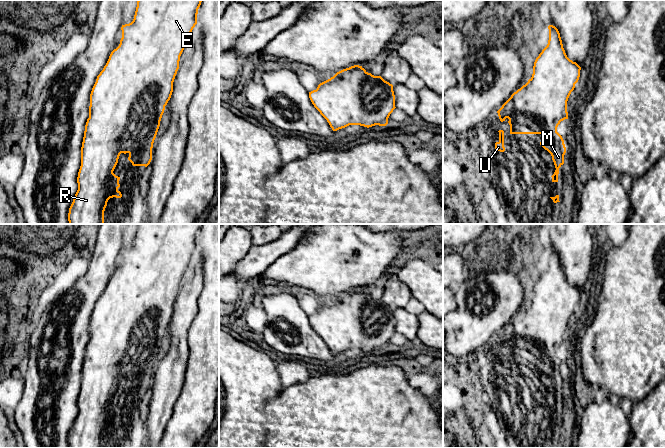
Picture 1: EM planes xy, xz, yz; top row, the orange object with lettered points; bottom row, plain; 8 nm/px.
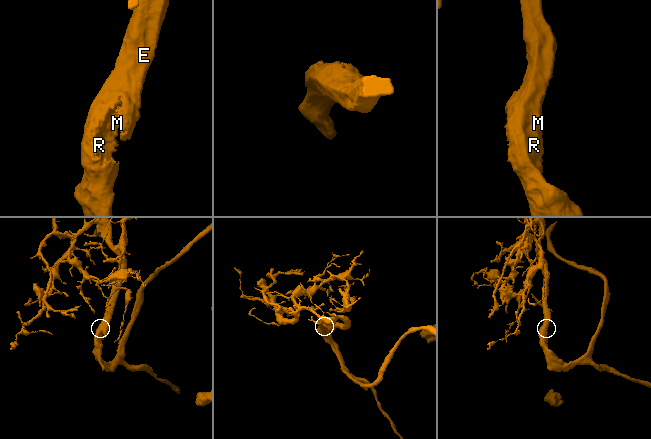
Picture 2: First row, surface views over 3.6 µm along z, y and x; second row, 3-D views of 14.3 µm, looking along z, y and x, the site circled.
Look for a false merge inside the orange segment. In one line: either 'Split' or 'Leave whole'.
Leave whole

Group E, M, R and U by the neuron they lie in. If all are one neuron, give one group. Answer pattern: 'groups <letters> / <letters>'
groups E M R U

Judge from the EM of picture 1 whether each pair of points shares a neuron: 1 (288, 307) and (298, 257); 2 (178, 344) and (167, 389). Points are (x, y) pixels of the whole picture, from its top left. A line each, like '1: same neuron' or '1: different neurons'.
1: different neurons
2: same neuron

